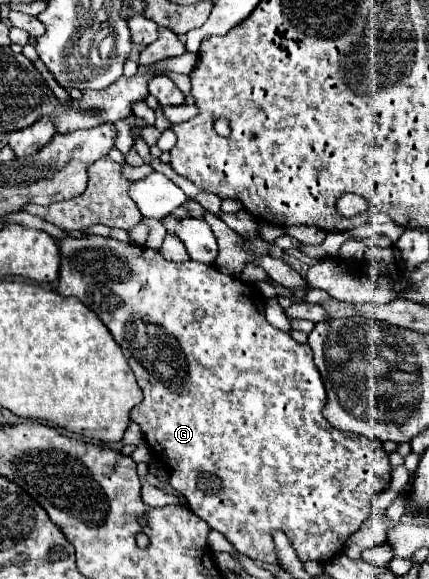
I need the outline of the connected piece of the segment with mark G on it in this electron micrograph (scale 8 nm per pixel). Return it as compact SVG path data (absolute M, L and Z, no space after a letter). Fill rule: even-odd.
M90 235L82 239L62 239L60 243L62 243L60 247L62 263L74 263L74 265L78 263L78 277L60 277L58 293L64 297L74 295L86 307L90 307L108 327L114 341L124 349L122 353L128 365L132 367L140 389L144 391L144 399L130 411L130 419L140 425L156 457L162 457L166 461L162 465L170 473L170 485L184 495L190 511L198 515L200 519L204 519L212 529L220 531L242 555L248 555L250 559L276 563L272 531L284 531L302 561L324 561L324 559L332 559L340 555L346 549L346 541L356 531L360 531L360 527L370 519L372 499L390 485L392 467L388 461L388 453L384 451L380 441L370 441L368 437L362 437L362 435L338 431L322 417L322 409L326 407L328 397L326 397L322 377L318 369L314 367L312 351L308 343L296 343L288 333L270 325L264 317L262 293L236 277L224 275L214 265L204 265L192 259L184 263L172 263L172 261L166 261L154 249L126 245L116 239L108 239L100 235Z

